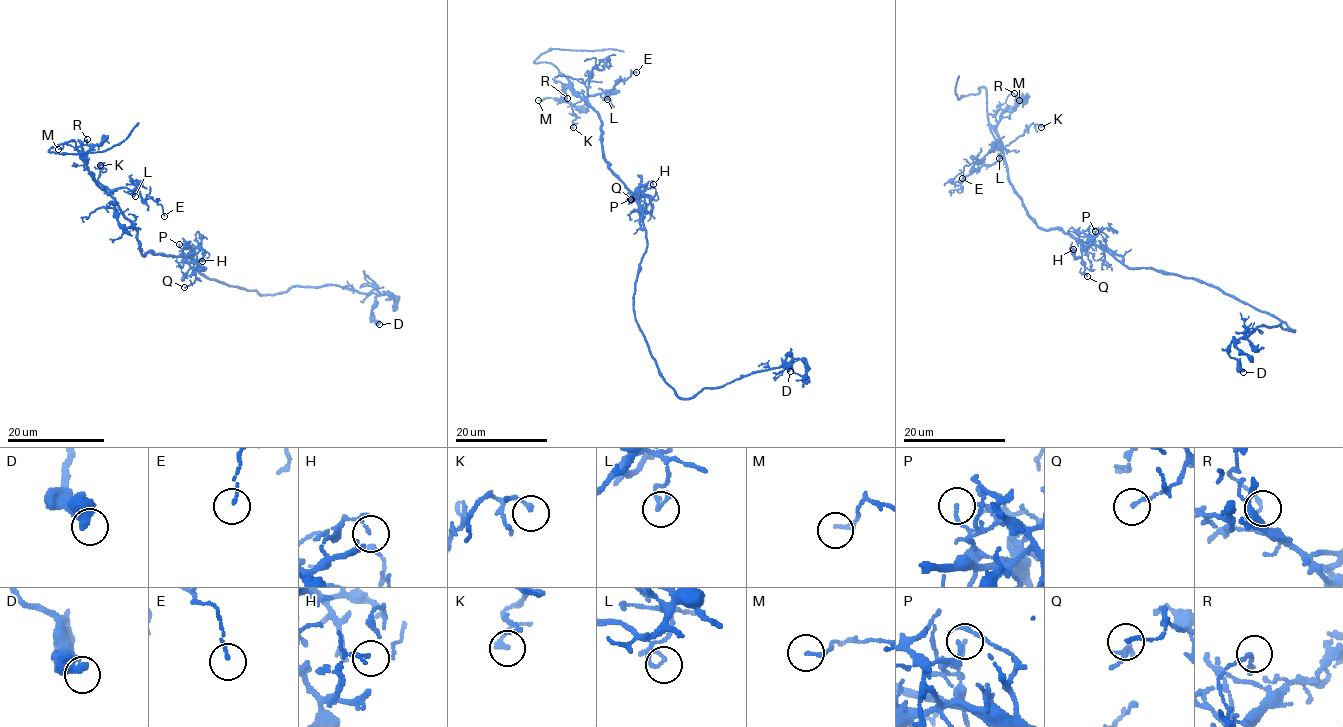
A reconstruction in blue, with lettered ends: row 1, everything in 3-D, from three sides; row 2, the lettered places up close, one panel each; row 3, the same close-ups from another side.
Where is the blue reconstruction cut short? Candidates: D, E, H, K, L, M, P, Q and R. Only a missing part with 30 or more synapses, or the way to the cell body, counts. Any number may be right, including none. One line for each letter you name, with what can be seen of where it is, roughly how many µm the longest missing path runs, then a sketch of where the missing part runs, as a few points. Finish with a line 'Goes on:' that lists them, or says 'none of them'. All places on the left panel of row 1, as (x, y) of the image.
Goes on: none of them

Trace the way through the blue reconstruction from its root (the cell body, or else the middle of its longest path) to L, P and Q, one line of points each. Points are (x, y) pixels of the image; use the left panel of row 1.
L: (197, 263), (188, 256), (142, 254), (137, 229), (109, 193), (129, 184), (136, 186), (135, 196)
P: (197, 263), (179, 244)
Q: (197, 263), (189, 255), (187, 257), (195, 281), (184, 287)

